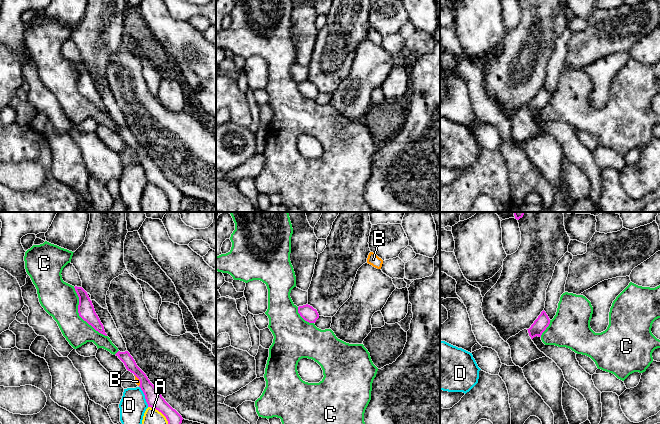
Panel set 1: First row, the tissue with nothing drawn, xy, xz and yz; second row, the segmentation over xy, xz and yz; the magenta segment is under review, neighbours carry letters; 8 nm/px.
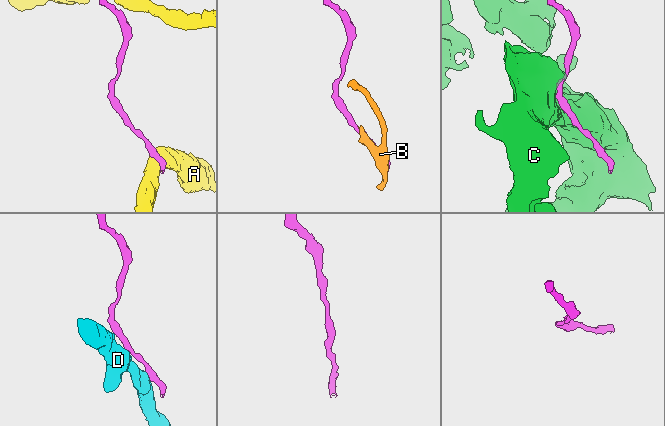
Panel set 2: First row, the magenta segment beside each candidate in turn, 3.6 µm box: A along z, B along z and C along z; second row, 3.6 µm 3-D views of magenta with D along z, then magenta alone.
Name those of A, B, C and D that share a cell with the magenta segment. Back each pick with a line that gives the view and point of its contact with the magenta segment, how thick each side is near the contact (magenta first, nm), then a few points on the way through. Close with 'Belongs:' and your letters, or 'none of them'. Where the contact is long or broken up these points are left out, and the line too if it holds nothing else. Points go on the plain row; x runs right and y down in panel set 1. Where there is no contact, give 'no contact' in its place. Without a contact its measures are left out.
Belongs: none of them

